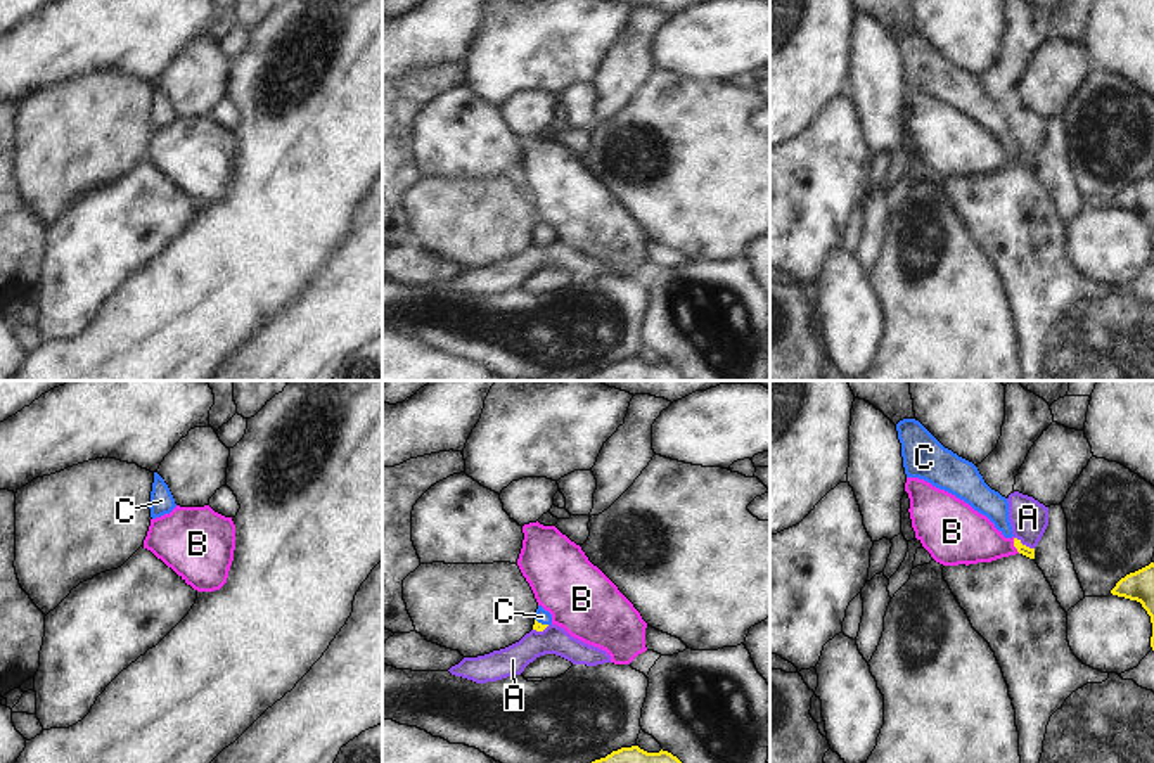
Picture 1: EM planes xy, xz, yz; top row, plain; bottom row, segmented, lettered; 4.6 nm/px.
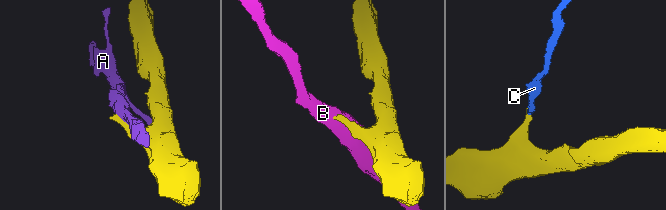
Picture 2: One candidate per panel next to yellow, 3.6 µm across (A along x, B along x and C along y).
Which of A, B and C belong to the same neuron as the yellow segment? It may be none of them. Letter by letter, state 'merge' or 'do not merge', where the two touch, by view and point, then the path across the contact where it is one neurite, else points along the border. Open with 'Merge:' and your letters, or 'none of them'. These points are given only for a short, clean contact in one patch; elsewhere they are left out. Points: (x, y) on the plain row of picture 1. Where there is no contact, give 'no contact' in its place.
Merge: C
A: do not merge; meets yellow in yz at (1025, 158)
B: do not merge; meets yellow in yz at (1014, 158); border along yz (1012, 151), (1019, 165)
C: merge; meets yellow in xz at (540, 236); runs through xz (538, 239), (540, 236), (542, 229)

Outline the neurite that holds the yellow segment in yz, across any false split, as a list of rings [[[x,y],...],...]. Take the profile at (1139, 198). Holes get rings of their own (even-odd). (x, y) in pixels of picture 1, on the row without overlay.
[[[1154,175],[1121,190],[1111,202],[1111,206],[1142,216],[1142,220],[1151,228],[1152,235],[1151,260],[1154,263]]]

